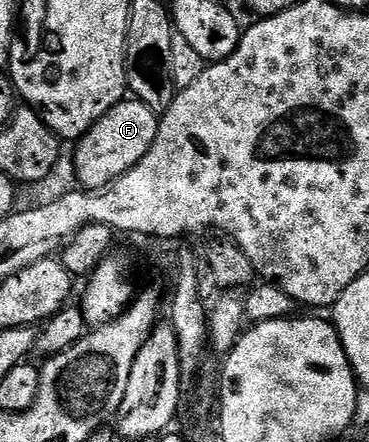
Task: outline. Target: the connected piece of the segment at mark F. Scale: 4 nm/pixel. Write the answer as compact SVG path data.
M133 100L117 102L87 134L77 139L74 174L83 190L104 190L132 167L140 164L156 140L160 118L144 104Z

